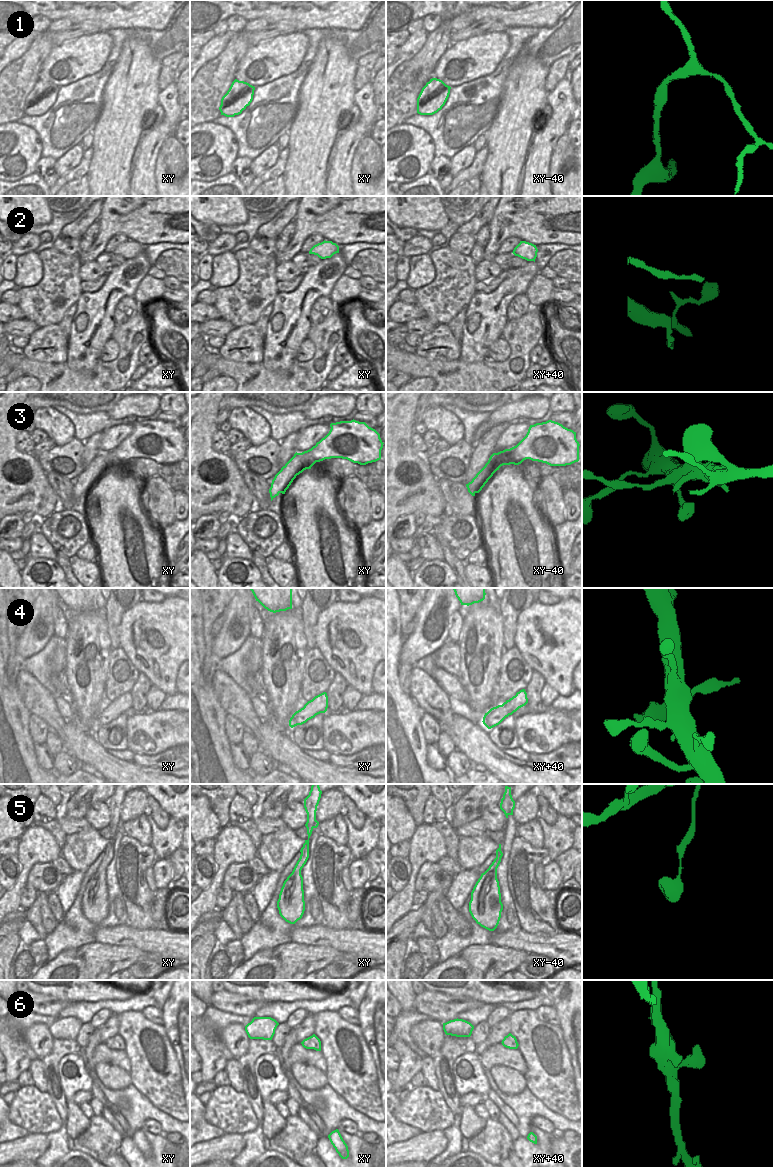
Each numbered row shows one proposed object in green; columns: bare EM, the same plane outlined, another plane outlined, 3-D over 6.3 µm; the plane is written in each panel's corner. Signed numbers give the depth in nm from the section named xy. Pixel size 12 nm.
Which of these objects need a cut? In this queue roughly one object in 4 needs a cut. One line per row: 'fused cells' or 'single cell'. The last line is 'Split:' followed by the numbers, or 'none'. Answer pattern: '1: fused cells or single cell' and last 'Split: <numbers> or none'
1: single cell
2: fused cells
3: single cell
4: single cell
5: single cell
6: single cell
Split: 2

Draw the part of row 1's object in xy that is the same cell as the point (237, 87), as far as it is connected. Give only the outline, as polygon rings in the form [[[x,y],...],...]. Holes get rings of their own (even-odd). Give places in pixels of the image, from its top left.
[[[235,79],[227,93],[221,99],[221,115],[234,117],[239,115],[253,100],[255,87],[247,82]]]

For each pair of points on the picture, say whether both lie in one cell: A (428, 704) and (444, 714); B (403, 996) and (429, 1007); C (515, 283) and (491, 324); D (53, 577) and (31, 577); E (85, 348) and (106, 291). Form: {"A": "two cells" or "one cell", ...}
{"A": "one cell", "B": "two cells", "C": "one cell", "D": "one cell", "E": "one cell"}

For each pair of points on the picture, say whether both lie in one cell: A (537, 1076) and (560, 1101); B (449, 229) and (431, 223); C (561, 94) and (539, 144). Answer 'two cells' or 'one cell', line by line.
A: one cell
B: two cells
C: one cell

